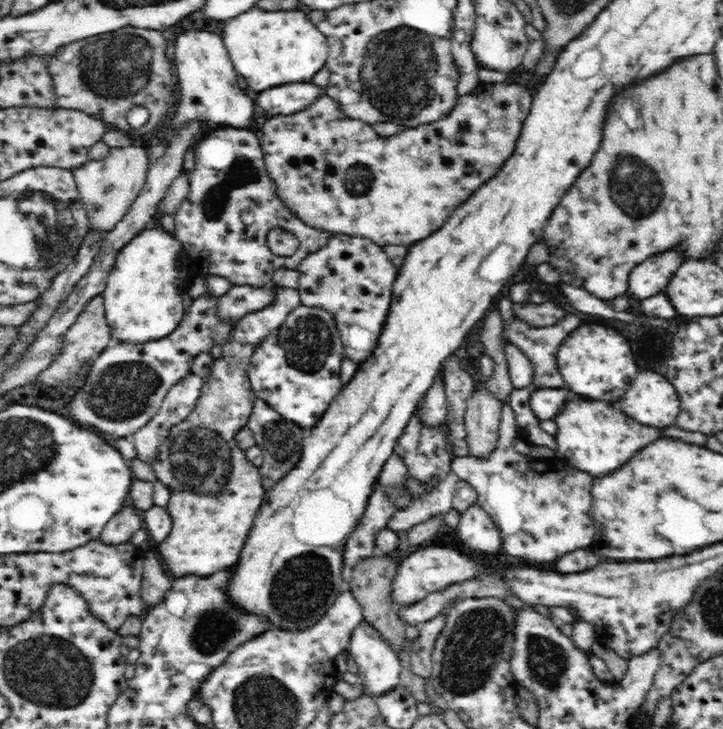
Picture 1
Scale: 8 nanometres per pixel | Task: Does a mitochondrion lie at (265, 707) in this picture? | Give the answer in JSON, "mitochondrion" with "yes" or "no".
{"mitochondrion":"yes"}

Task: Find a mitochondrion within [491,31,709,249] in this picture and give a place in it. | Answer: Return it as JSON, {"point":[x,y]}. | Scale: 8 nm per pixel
{"point":[633,189]}

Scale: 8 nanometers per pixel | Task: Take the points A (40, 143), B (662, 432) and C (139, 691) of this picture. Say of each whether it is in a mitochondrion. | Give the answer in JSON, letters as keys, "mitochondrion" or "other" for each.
{"A":"other","B":"other","C":"other"}

